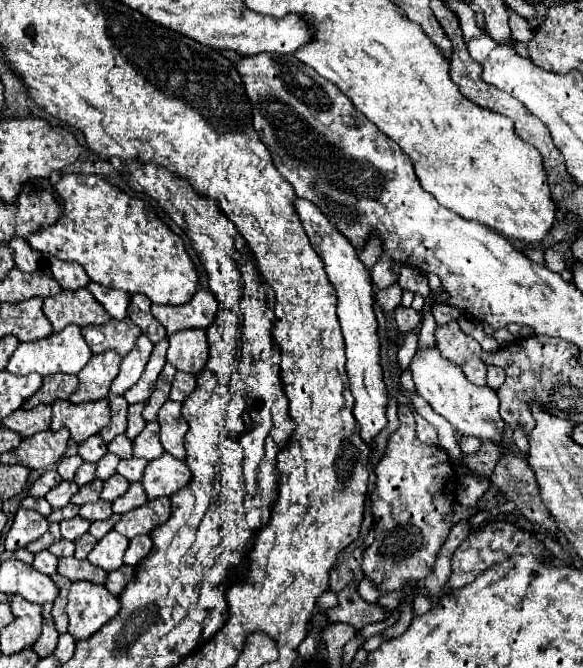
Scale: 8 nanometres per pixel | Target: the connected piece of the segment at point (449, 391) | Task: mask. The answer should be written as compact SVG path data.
M437 348L419 350L413 356L409 368L419 396L423 396L429 402L429 406L453 426L455 432L463 436L475 436L481 442L495 442L501 450L505 448L505 422L499 416L499 400L495 390L491 390L489 386L471 384L461 372L461 368L445 360Z

